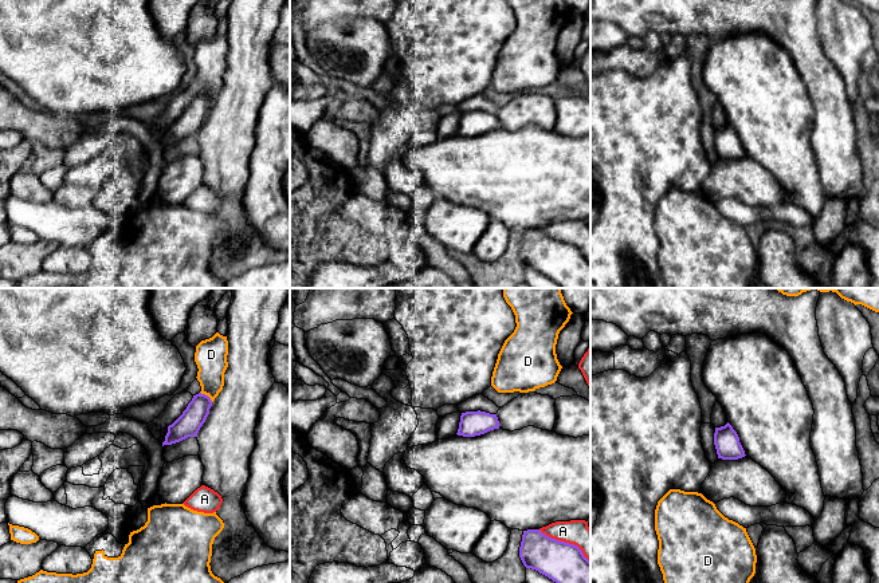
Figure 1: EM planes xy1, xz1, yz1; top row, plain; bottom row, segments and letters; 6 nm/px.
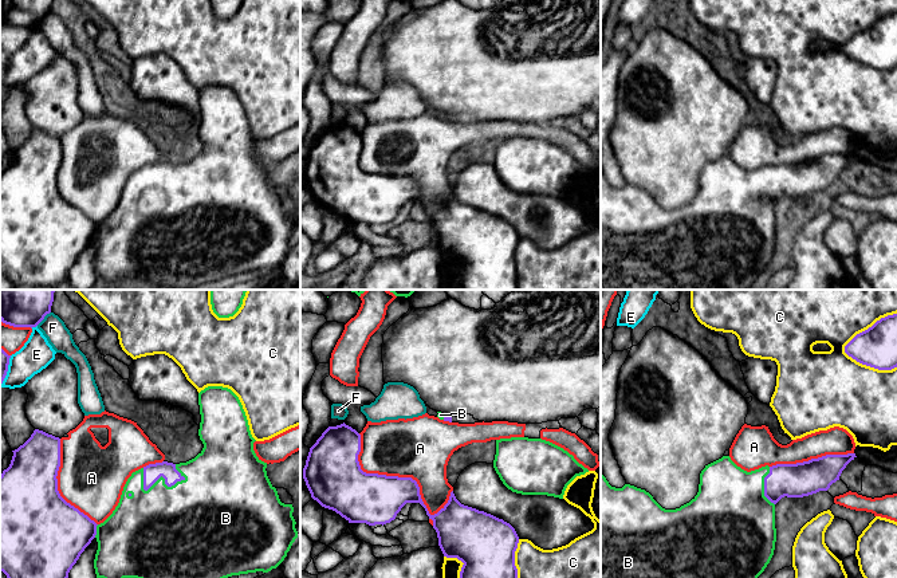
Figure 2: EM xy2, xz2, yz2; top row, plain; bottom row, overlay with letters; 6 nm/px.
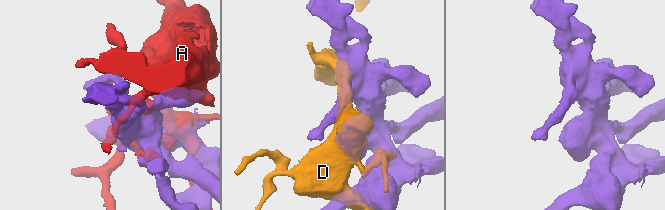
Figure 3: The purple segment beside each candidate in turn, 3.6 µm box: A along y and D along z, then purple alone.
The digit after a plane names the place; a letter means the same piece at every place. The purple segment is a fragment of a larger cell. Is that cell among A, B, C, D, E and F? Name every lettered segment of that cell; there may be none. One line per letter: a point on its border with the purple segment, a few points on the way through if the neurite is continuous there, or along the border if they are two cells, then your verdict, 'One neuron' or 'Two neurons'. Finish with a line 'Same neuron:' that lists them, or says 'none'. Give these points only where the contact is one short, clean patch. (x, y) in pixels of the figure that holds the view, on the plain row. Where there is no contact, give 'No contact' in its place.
A: Touches purple at xz2 (394, 176). Two neurons
B: Touches purple at xy2 (165, 180). One neuron
C: Touches purple at yz2 (869, 27). Two neurons
D: Touches purple at xy1 (207, 95). Two neurons
E: Touches purple at xy2 (7, 70). Two neurons
F: Touches purple at xy2 (43, 18). Two neurons
Same neuron: B

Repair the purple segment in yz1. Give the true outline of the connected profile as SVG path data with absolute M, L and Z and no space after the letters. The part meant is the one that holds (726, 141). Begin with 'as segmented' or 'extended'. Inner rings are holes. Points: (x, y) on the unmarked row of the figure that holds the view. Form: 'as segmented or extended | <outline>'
as segmented | M729 122L725 126L715 127L714 145L718 158L738 159L746 155L737 131Z

